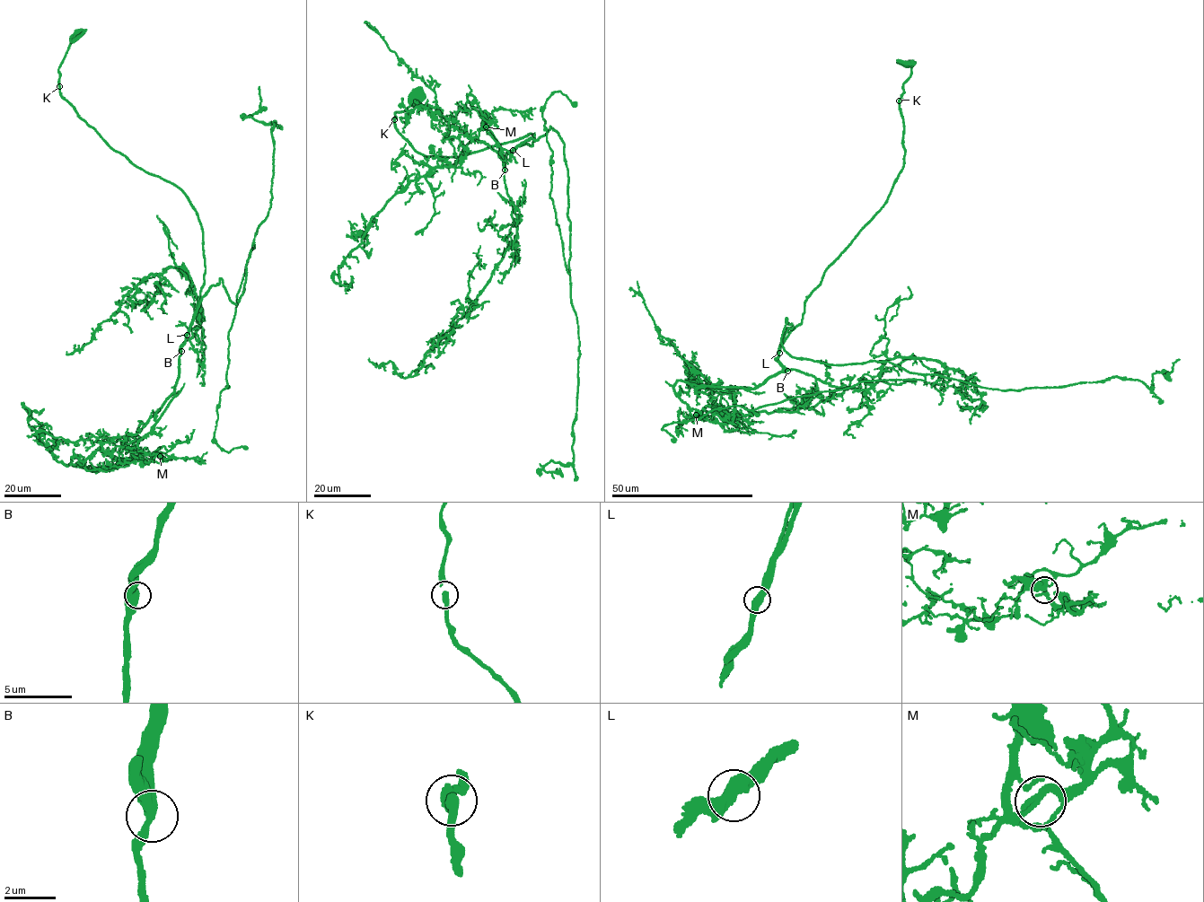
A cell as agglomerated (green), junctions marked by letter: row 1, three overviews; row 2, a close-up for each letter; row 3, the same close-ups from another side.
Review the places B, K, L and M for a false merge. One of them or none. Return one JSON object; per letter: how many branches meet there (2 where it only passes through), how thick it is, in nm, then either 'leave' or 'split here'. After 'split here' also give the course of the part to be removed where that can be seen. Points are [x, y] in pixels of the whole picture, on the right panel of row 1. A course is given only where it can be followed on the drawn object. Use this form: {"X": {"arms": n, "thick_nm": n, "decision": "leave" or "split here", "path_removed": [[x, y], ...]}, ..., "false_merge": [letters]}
{"B": {"arms": 2, "thick_nm": 500, "decision": "leave"}, "K": {"arms": 2, "thick_nm": 340, "decision": "leave"}, "L": {"arms": 2, "thick_nm": 550, "decision": "leave"}, "M": {"arms": 2, "thick_nm": 280, "decision": "leave"}, "false_merge": []}

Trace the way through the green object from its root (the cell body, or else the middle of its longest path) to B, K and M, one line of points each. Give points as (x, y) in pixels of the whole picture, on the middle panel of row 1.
B: (554, 130), (549, 126), (539, 139), (531, 138), (508, 153), (505, 170)
K: (554, 130), (522, 144), (532, 145), (531, 133), (463, 155), (427, 156), (401, 135), (394, 118)
M: (554, 130), (550, 126), (539, 139), (518, 145), (504, 166), (498, 142), (467, 95), (474, 98), (486, 126)

